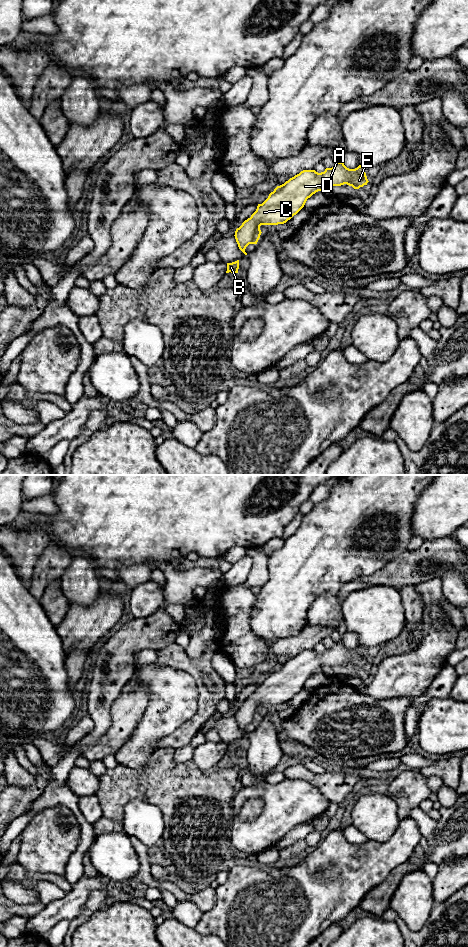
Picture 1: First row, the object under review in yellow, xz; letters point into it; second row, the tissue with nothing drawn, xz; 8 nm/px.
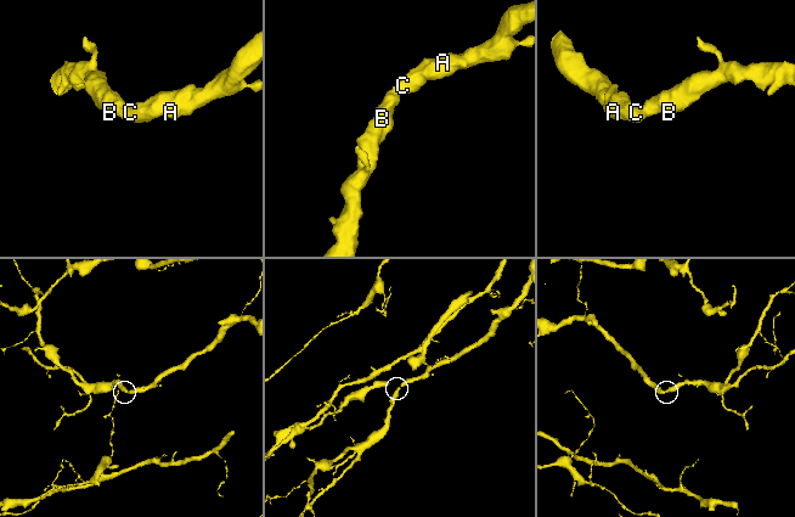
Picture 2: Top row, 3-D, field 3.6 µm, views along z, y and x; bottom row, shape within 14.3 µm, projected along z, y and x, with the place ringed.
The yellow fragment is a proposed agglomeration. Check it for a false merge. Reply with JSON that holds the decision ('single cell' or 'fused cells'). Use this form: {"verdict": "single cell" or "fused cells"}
{"verdict": "single cell"}

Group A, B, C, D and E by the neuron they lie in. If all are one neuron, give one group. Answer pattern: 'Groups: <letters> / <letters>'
Groups: A B C D E

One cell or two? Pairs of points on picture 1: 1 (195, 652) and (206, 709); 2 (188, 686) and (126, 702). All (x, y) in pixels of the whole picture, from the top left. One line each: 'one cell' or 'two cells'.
1: two cells
2: two cells

